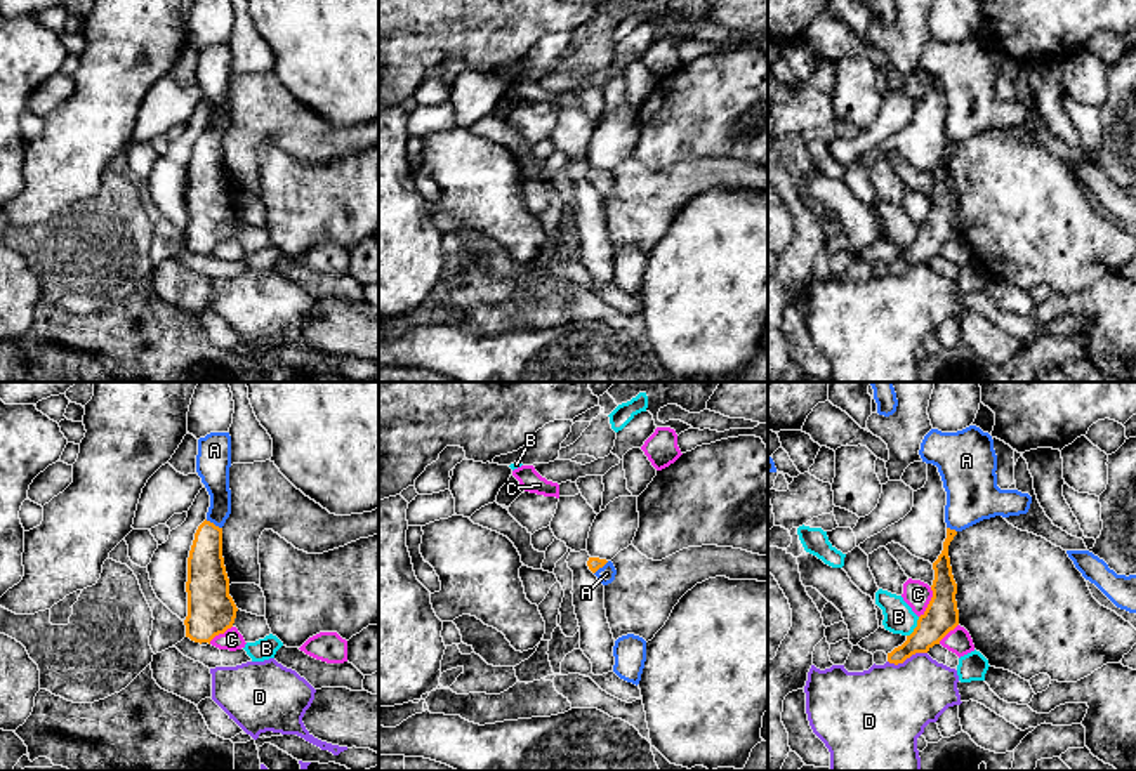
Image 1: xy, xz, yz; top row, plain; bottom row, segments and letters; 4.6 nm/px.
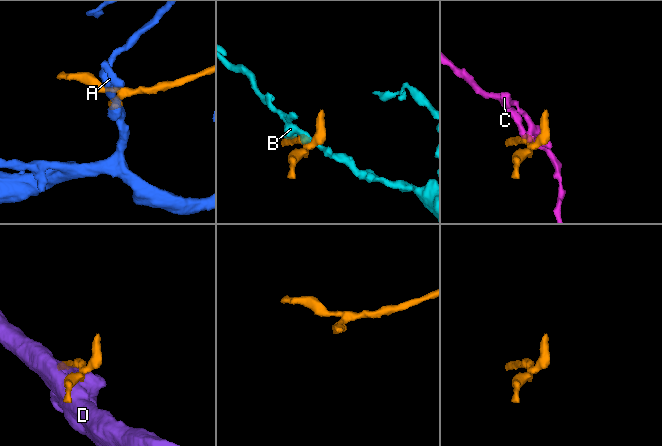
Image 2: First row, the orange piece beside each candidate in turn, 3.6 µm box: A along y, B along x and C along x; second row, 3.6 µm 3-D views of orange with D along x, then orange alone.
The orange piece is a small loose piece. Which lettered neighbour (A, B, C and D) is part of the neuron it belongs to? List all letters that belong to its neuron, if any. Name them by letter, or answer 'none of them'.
A

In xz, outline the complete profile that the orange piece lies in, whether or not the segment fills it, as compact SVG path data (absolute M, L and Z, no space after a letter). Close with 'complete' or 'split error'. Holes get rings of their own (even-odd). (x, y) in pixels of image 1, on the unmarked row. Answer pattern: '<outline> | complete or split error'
M589 168L587 177L603 196L608 196L615 191L617 181L611 172Z | split error

